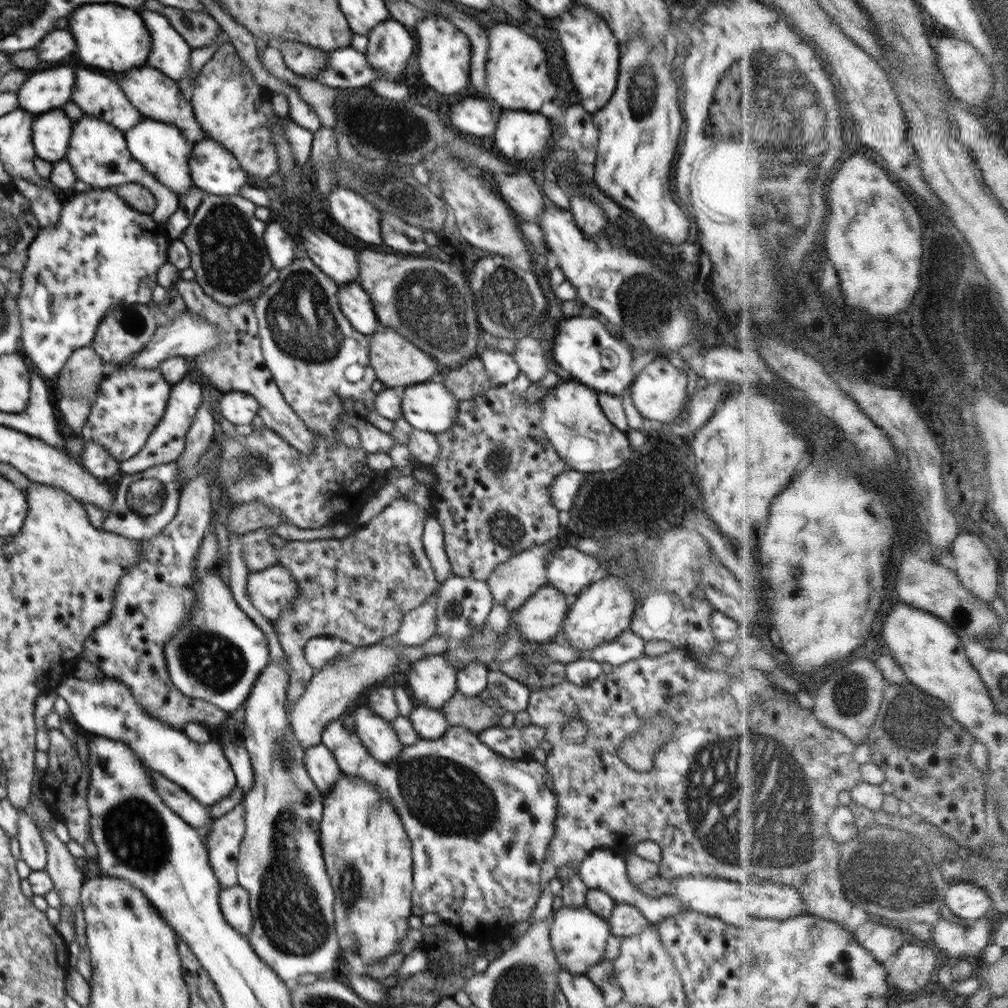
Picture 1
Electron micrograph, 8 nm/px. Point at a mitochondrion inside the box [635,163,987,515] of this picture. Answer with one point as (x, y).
(958, 452)

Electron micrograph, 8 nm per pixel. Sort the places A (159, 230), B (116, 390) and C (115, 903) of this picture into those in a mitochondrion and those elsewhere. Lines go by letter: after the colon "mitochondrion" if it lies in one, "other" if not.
A: other
B: other
C: other

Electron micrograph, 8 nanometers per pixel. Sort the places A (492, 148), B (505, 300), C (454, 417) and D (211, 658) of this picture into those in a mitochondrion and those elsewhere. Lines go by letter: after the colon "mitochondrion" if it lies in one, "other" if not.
A: other
B: mitochondrion
C: other
D: mitochondrion

